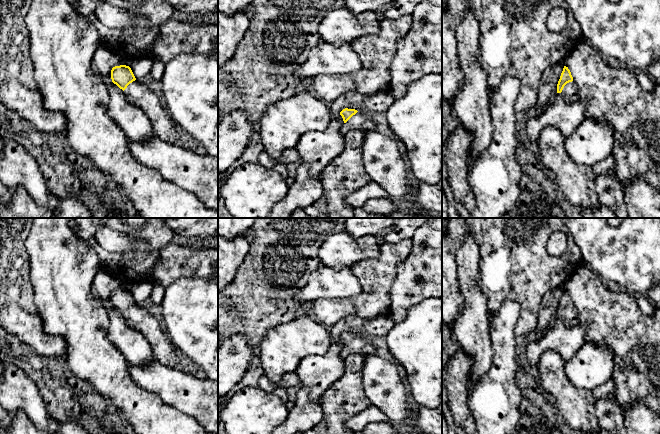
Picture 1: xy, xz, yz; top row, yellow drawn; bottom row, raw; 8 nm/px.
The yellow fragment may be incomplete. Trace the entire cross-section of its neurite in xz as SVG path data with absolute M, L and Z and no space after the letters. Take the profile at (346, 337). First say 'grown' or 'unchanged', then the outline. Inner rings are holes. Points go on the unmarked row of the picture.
grown; M345 332L340 336L340 339L344 345L341 353L342 357L346 357L350 354L377 355L374 342L368 338L363 338L355 333Z

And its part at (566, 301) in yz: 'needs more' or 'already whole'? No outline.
needs more

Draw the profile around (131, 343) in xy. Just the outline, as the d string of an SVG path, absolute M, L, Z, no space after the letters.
M116 308L108 309L109 327L107 337L132 364L144 365L155 357L147 339L135 328L131 327L122 313Z

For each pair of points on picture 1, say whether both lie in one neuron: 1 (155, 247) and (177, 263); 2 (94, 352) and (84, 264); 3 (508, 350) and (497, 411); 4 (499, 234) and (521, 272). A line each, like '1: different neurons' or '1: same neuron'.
1: different neurons
2: same neuron
3: same neuron
4: same neuron

